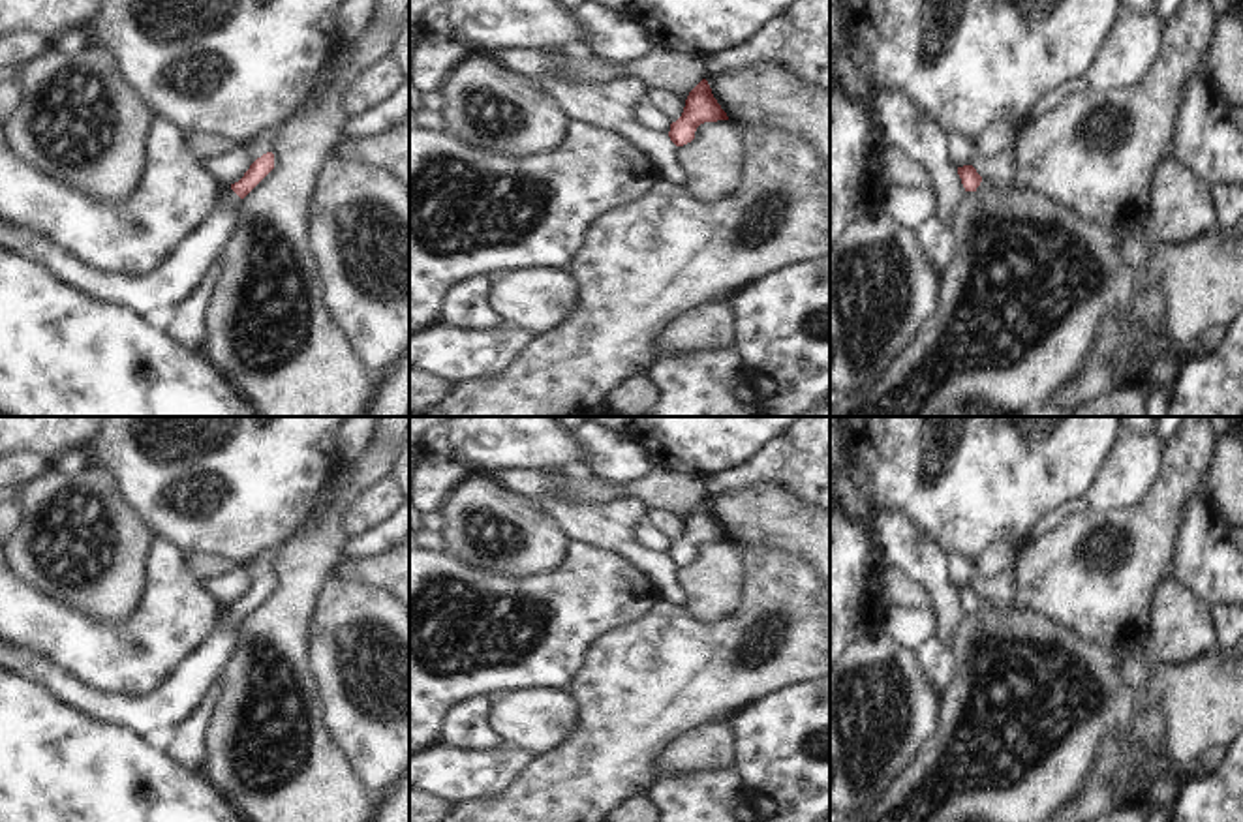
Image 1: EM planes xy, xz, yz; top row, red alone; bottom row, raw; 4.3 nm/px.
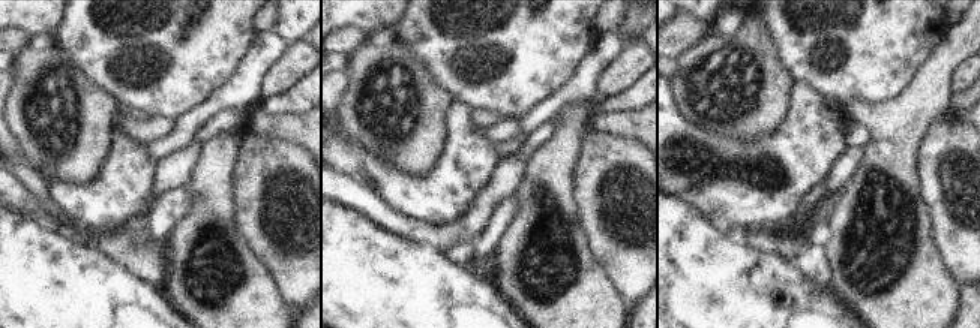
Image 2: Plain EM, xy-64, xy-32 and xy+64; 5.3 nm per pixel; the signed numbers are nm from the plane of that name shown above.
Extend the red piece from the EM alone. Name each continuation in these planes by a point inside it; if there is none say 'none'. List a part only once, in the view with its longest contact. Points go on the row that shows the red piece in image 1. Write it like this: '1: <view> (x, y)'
1: xy (226, 197)

